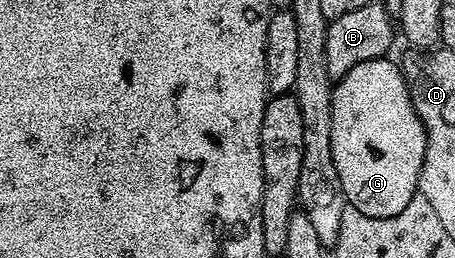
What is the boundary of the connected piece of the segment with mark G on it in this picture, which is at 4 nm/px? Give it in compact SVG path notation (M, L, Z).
M379 57L358 67L350 67L344 77L335 82L332 91L332 154L338 179L342 183L344 200L362 215L393 217L410 203L418 191L422 159L428 150L428 136L424 124L412 106L408 94L410 81L404 70L388 57Z

